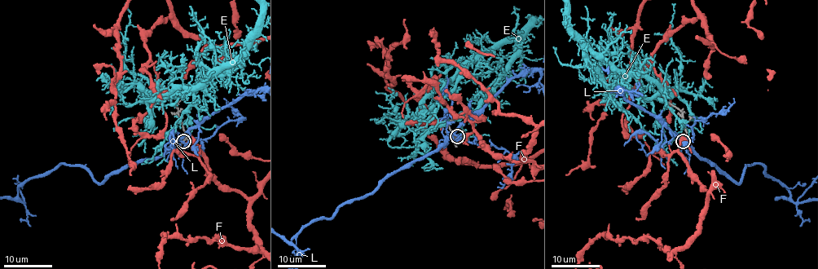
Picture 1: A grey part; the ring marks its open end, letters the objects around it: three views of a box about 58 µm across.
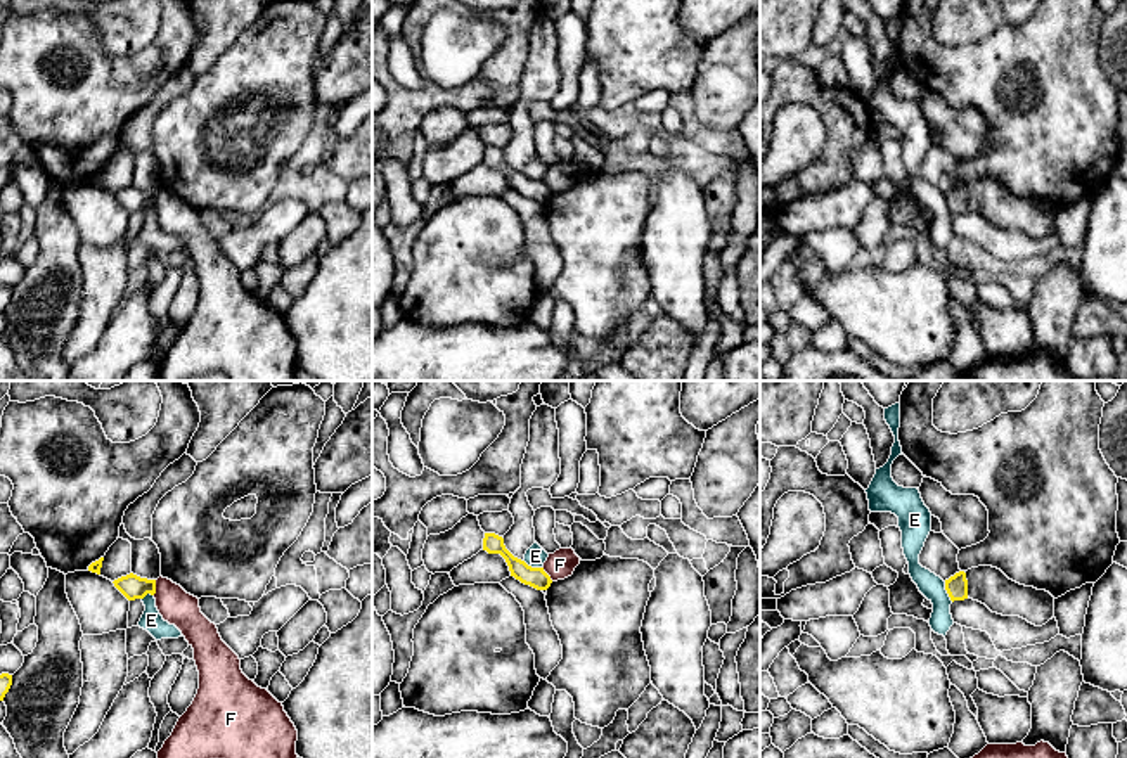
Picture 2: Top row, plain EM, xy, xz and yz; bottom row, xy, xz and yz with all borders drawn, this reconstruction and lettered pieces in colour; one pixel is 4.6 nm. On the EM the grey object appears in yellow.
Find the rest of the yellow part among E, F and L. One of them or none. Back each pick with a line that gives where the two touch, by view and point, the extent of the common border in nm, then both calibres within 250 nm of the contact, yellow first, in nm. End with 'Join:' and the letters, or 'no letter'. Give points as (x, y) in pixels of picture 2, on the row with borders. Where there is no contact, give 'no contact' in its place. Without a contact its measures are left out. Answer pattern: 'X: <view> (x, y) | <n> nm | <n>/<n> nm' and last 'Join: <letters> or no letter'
Join: no letter

